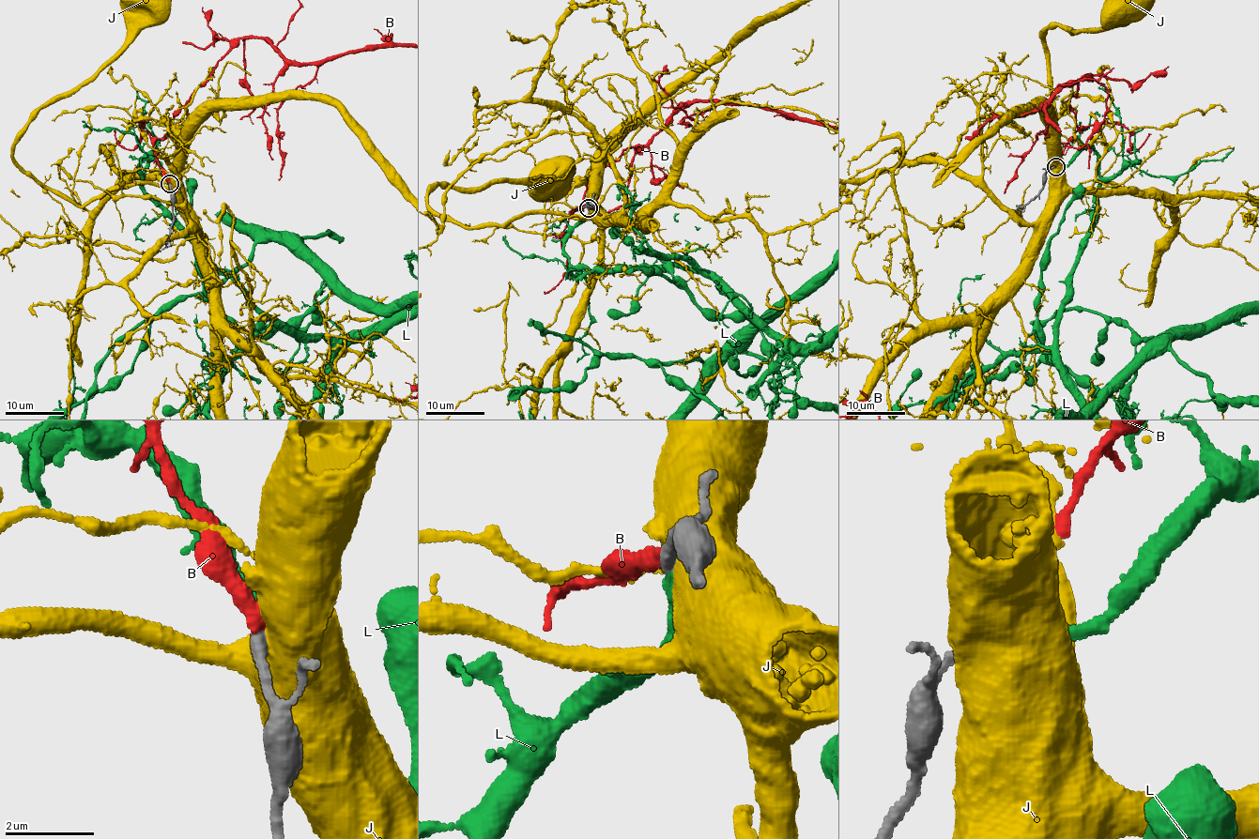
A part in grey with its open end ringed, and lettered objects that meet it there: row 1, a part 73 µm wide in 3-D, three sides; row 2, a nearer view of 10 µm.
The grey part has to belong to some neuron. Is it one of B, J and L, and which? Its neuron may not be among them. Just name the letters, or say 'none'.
L

